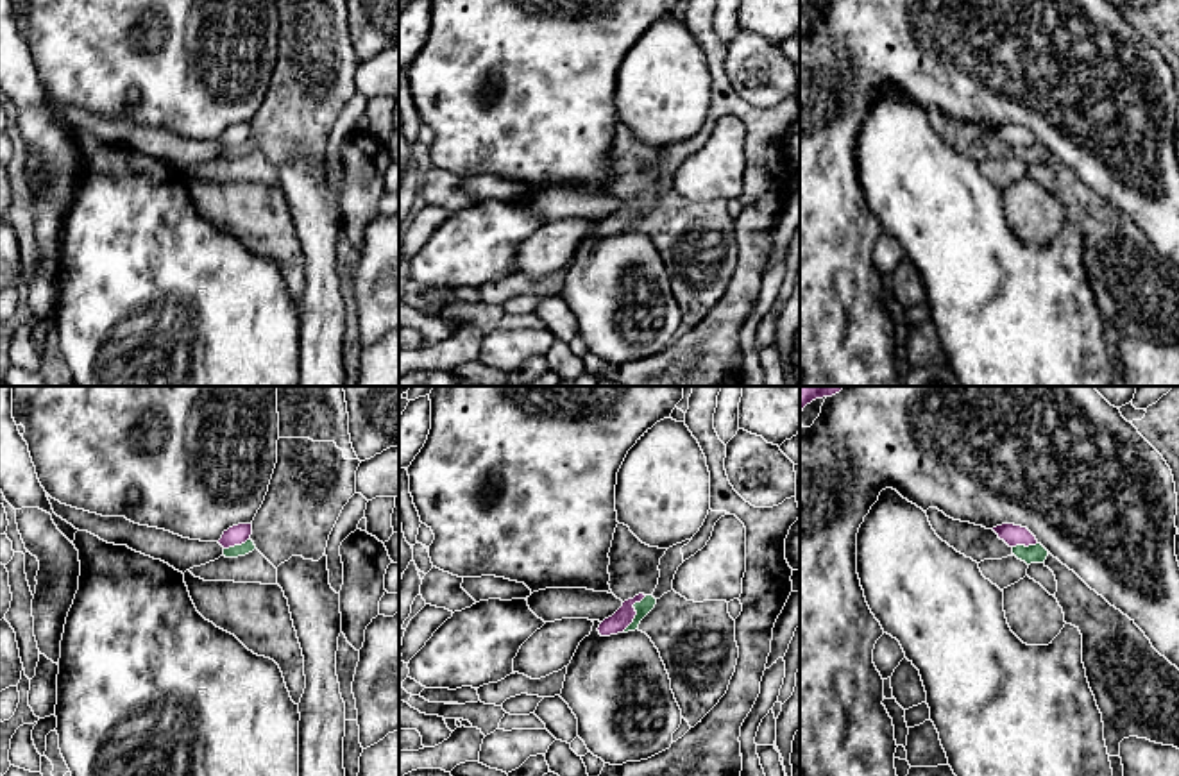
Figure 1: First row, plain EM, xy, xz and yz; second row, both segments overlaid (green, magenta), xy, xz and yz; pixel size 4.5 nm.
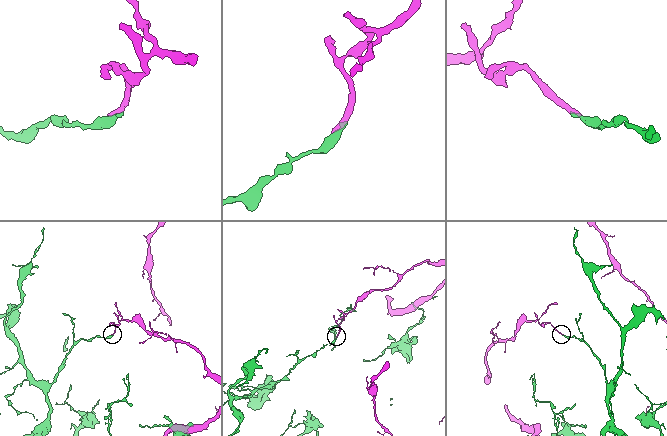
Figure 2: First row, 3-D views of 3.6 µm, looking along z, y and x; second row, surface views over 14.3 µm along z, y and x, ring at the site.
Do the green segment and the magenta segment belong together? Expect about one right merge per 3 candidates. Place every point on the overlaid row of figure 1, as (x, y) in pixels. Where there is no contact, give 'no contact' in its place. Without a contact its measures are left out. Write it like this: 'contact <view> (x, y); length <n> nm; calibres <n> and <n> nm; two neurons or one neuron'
contact xz (636, 610); length 200 nm; calibres 70 and 90 nm; two neurons

